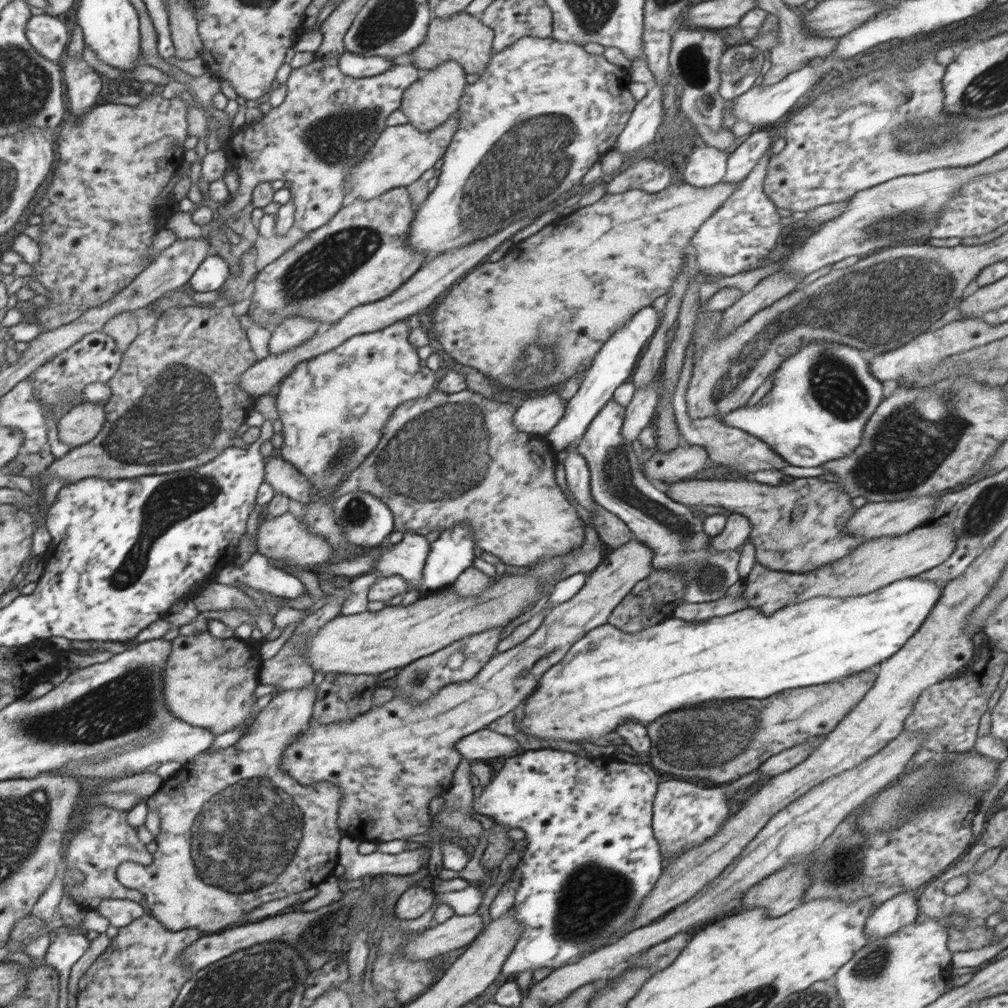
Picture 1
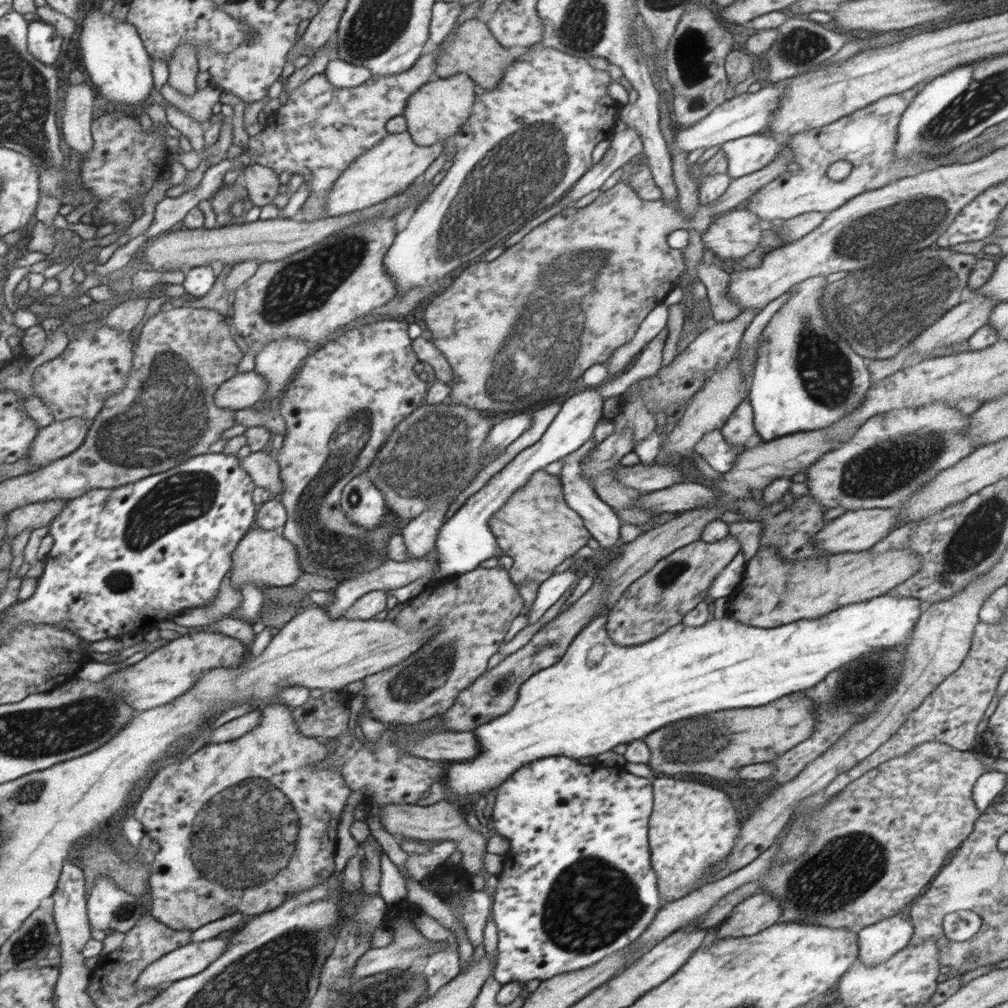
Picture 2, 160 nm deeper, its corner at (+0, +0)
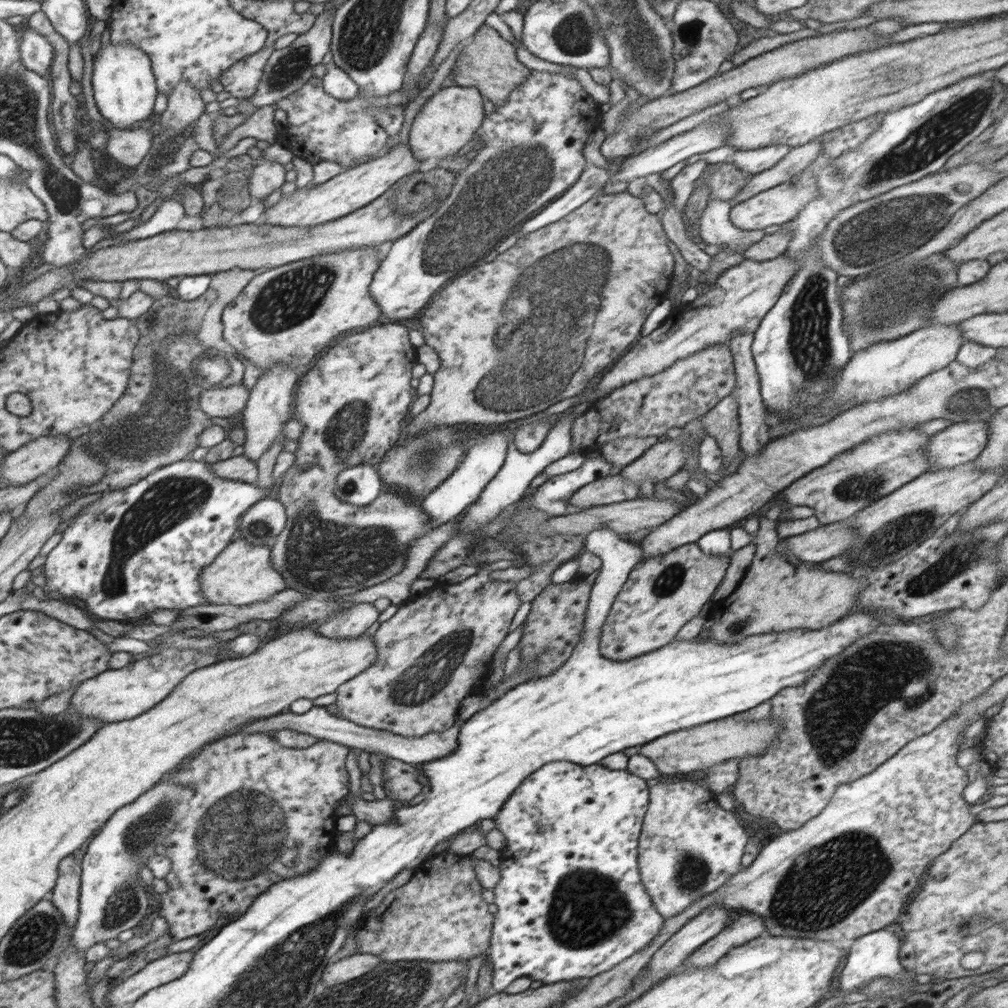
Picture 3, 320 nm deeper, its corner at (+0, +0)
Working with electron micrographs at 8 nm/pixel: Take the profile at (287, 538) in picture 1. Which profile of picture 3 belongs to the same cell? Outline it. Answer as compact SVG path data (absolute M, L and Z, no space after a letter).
M235 539L208 568L201 572L201 588L209 604L232 604L248 607L250 604L268 600L287 588L282 575L271 564L272 550L268 545L252 545Z

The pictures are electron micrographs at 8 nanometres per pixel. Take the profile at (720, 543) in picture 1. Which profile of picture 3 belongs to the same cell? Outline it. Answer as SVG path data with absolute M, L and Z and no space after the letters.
M692 543L636 564L602 625L601 655L608 660L630 660L670 644L678 631L711 600L725 577L730 557L730 553L708 555L698 543Z

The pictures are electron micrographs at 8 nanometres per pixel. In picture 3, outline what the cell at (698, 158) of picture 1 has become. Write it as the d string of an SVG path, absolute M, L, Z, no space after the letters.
M715 198L708 202L697 233L699 241L721 246L723 250L741 252L756 244L764 235L763 230L742 231L730 222L732 204Z

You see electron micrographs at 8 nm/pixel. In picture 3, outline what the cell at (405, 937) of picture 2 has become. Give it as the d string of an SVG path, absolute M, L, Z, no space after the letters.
M356 954L338 962L332 962L323 970L321 980L326 986L333 987L337 984L352 980L366 974L379 962L370 954Z

